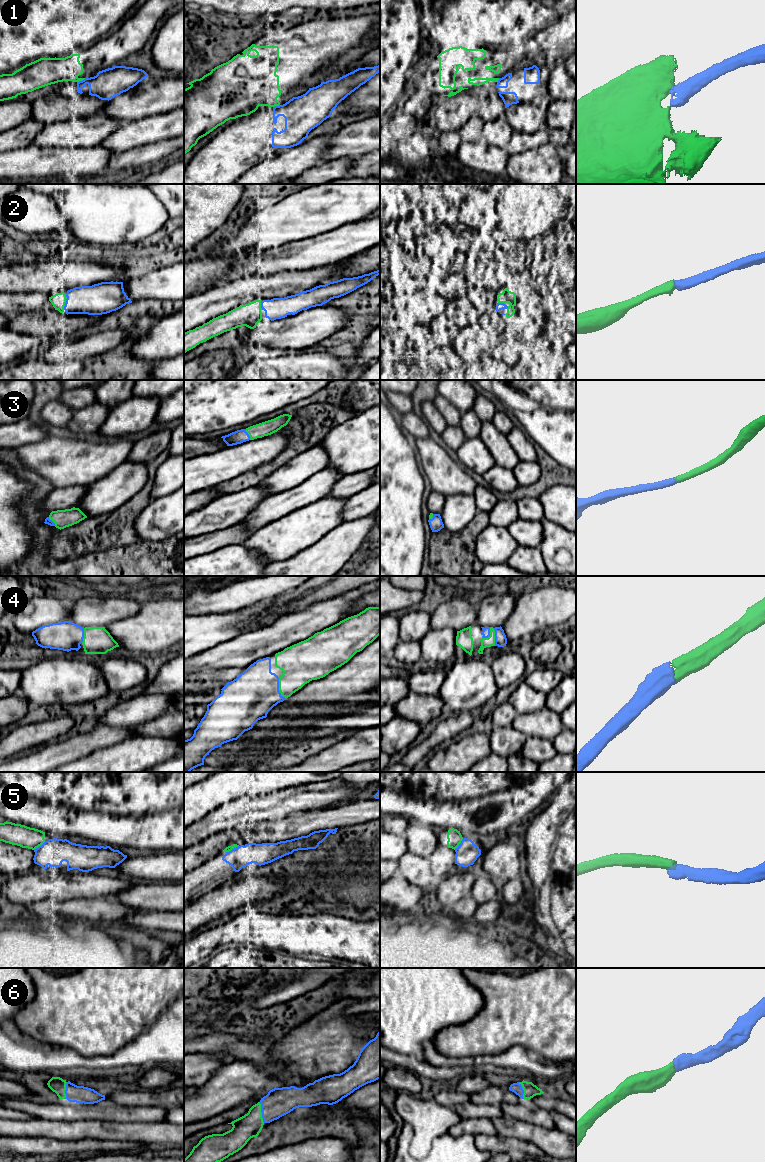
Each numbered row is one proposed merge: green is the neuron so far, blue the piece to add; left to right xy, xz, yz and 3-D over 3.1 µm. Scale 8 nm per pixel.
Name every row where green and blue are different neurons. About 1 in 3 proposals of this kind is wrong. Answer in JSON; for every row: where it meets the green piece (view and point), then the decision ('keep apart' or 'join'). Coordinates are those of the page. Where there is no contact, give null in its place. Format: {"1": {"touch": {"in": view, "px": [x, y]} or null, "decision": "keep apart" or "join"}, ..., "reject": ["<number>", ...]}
{"1": {"touch": {"in": "xy", "px": [81, 80]}, "decision": "keep apart"}, "2": {"touch": {"in": "xy", "px": [65, 302]}, "decision": "join"}, "3": {"touch": {"in": "xz", "px": [248, 433]}, "decision": "join"}, "4": {"touch": {"in": "xz", "px": [279, 688]}, "decision": "join"}, "5": {"touch": {"in": "xz", "px": [231, 849]}, "decision": "keep apart"}, "6": {"touch": {"in": "xz", "px": [261, 1112]}, "decision": "join"}, "reject": ["1", "5"]}

